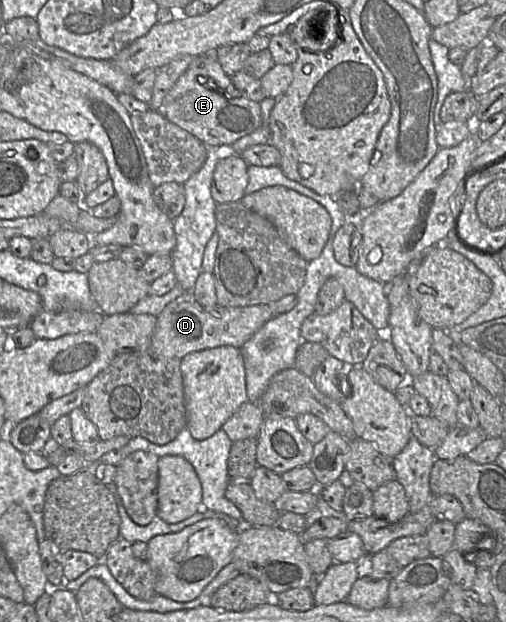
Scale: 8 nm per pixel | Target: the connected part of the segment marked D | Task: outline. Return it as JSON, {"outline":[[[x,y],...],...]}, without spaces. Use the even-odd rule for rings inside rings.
{"outline":[[[191,291],[170,302],[163,311],[157,315],[156,326],[153,331],[149,351],[158,358],[182,359],[185,355],[210,348],[231,345],[241,348],[253,335],[259,331],[275,315],[268,305],[245,307],[220,307],[206,308],[198,303]]]}

